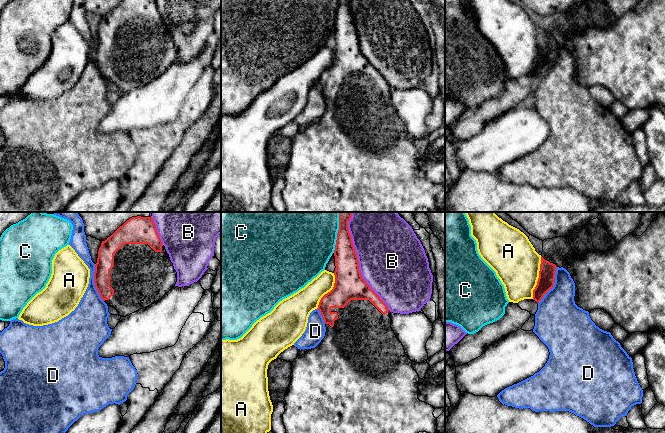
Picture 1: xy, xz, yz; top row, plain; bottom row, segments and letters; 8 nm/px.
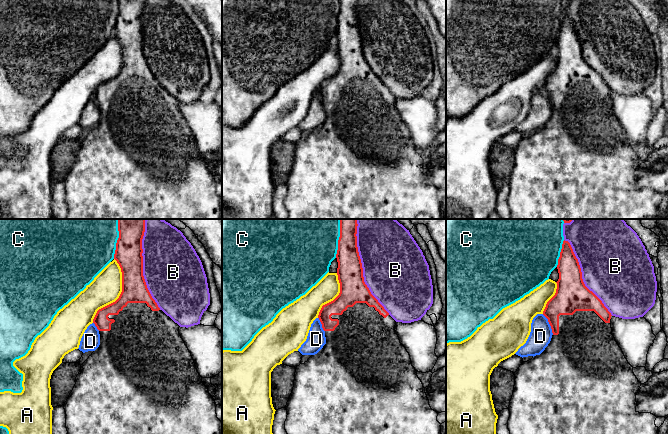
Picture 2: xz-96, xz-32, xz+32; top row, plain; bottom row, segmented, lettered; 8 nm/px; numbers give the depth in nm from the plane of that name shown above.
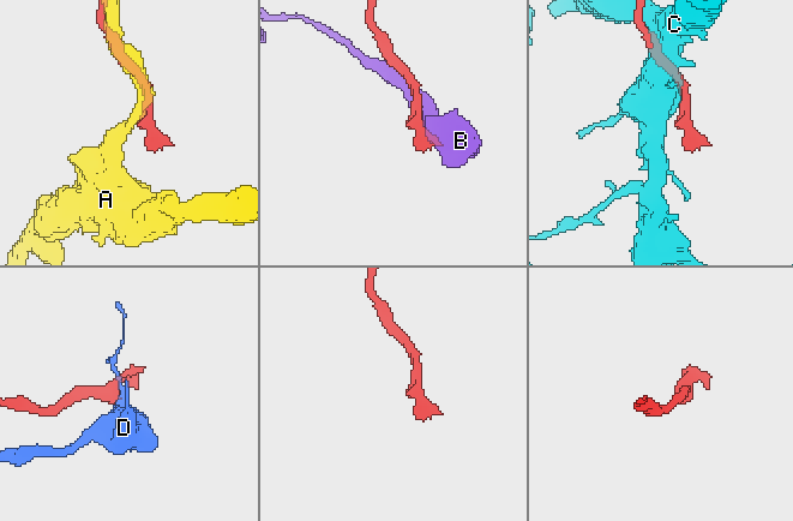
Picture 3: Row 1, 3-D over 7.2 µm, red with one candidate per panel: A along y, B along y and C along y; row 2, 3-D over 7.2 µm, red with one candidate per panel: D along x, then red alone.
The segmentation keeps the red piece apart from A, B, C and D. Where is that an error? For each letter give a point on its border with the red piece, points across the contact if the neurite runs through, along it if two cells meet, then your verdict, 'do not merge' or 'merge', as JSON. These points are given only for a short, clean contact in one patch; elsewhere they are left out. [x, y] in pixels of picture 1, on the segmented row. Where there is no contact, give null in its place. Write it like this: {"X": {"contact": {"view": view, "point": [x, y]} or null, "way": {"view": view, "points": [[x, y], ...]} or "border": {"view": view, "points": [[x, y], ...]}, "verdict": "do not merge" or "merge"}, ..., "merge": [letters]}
{"A": {"contact": {"view": "yz", "point": [539, 277]}, "verdict": "do not merge"}, "B": {"contact": {"view": "xz", "point": [357, 261]}, "verdict": "do not merge"}, "C": {"contact": {"view": "xz", "point": [338, 232]}, "verdict": "do not merge"}, "D": {"contact": {"view": "xy", "point": [94, 283]}, "border": {"view": "xy", "points": [[94, 264], [94, 286], [103, 301]]}, "verdict": "do not merge"}, "merge": []}

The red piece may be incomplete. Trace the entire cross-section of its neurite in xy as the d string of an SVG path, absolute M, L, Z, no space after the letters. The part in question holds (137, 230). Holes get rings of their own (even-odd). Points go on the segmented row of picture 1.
M132 217L102 241L95 264L94 284L101 299L115 308L121 317L154 304L176 282L177 272L152 217Z

